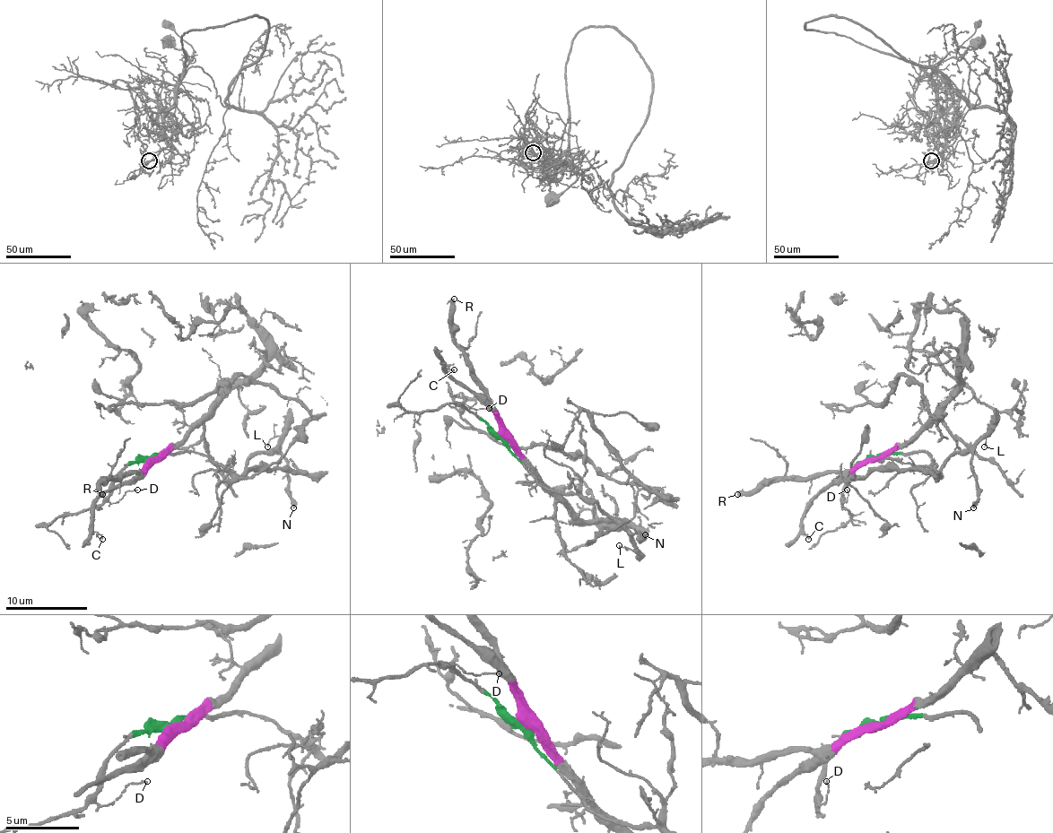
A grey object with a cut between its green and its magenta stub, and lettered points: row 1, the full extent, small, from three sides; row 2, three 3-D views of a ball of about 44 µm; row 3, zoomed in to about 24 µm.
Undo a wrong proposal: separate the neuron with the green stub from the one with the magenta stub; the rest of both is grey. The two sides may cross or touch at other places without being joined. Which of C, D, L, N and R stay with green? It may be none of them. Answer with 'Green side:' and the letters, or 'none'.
Green side: D, L, N

